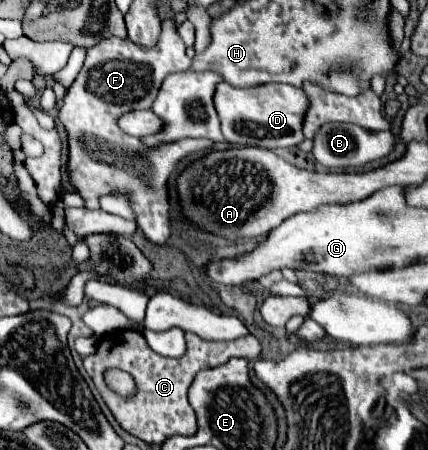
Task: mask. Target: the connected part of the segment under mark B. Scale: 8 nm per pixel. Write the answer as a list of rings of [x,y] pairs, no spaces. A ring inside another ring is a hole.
[[[328,123],[314,135],[312,155],[326,167],[360,167],[374,159],[386,157],[394,147],[394,135],[390,131],[366,131],[352,123]]]

